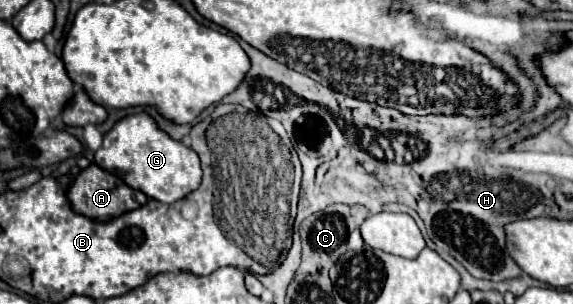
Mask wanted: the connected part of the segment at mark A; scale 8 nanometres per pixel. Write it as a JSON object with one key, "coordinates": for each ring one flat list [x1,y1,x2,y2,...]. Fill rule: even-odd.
{"coordinates":[[89,165,87,169,83,169,75,179,73,183,69,185,67,189,67,197,69,197,69,203,73,207,75,213,79,215,85,215,89,219,95,219,95,221,109,221,109,219,115,219,127,211,133,211,133,209,139,209,147,203,147,195,143,195,141,191,135,191,131,187,125,185,123,179,119,179,117,175,97,167,97,165]]}

